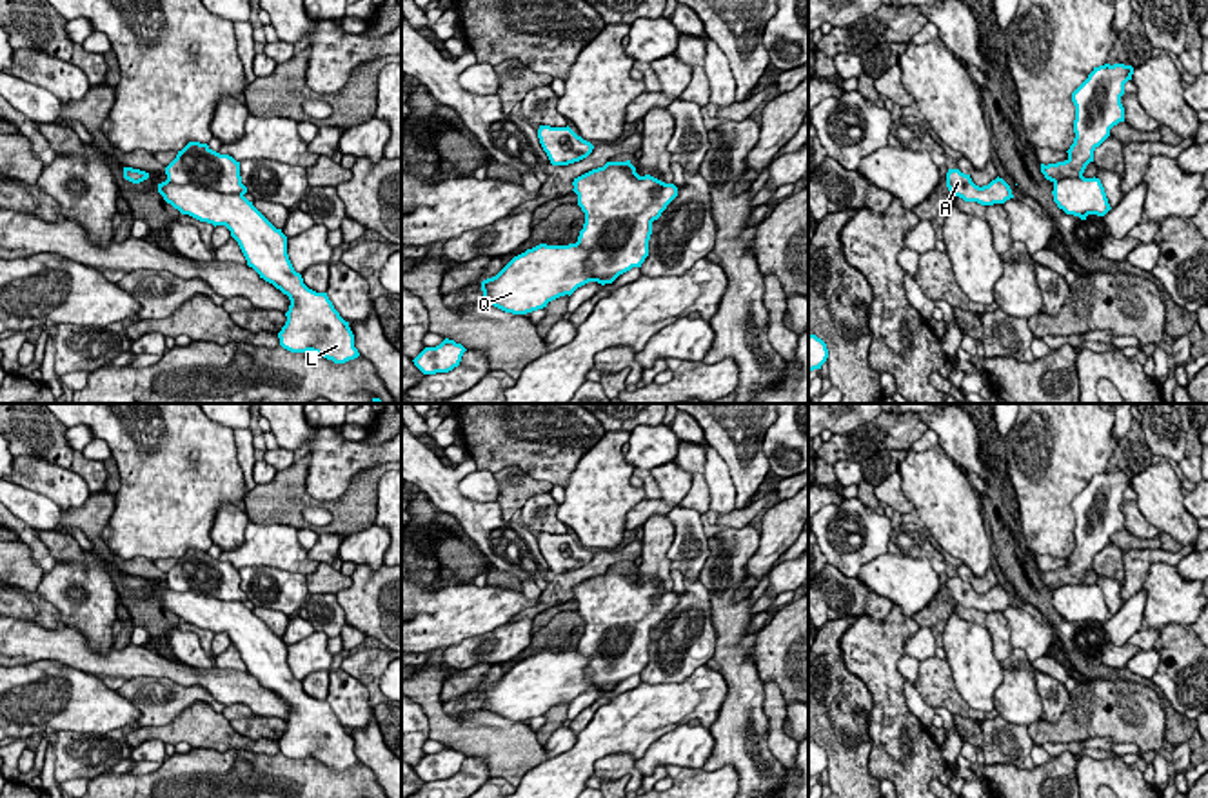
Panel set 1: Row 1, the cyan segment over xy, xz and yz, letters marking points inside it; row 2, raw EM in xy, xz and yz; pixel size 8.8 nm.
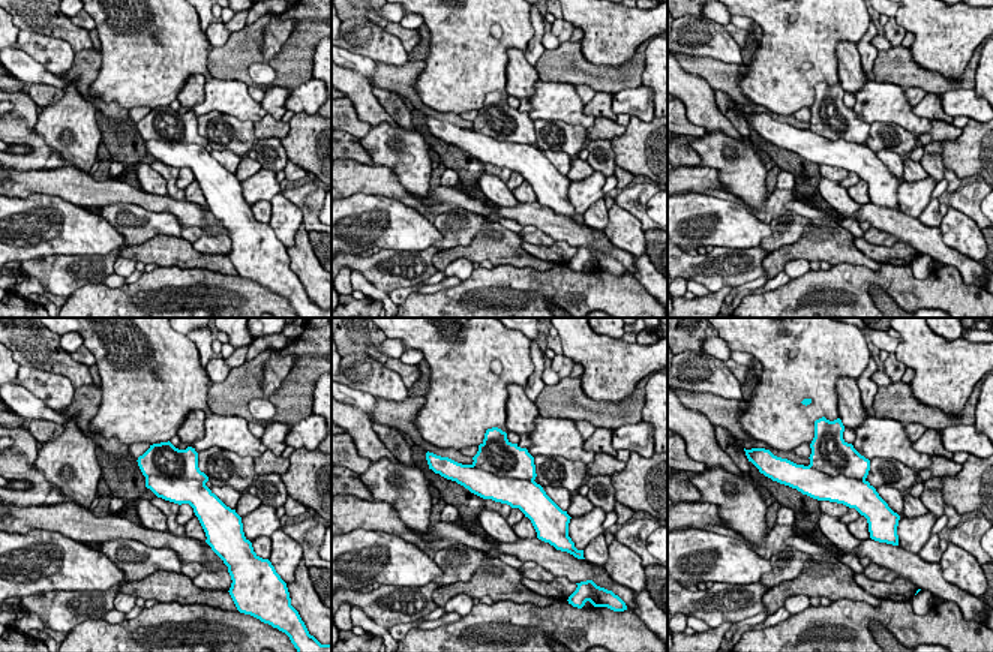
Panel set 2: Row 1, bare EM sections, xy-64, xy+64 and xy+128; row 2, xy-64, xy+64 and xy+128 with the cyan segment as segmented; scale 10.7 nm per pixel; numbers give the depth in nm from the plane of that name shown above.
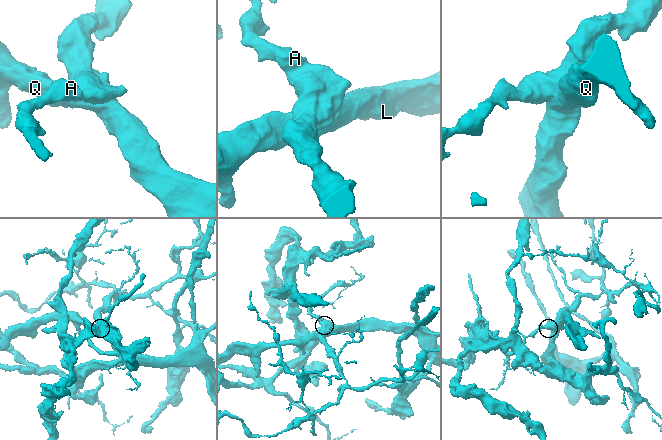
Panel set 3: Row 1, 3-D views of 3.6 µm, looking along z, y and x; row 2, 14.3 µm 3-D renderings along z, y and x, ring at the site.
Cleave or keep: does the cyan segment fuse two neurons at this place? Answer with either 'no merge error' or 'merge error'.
merge error

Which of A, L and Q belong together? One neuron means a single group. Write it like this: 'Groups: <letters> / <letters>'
Groups: A / L Q

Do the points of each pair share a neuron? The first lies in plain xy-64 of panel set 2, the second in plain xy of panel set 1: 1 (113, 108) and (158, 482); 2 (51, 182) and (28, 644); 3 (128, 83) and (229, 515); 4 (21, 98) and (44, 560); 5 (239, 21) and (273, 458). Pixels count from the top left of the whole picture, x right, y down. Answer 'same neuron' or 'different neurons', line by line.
1: different neurons
2: same neuron
3: different neurons
4: different neurons
5: same neuron

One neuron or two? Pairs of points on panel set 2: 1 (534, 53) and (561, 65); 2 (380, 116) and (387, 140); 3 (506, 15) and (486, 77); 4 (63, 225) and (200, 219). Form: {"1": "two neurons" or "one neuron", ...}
{"1": "two neurons", "2": "two neurons", "3": "one neuron", "4": "two neurons"}

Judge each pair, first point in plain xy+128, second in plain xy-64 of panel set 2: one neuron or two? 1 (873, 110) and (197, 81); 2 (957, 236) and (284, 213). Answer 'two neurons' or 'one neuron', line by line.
1: two neurons
2: one neuron

